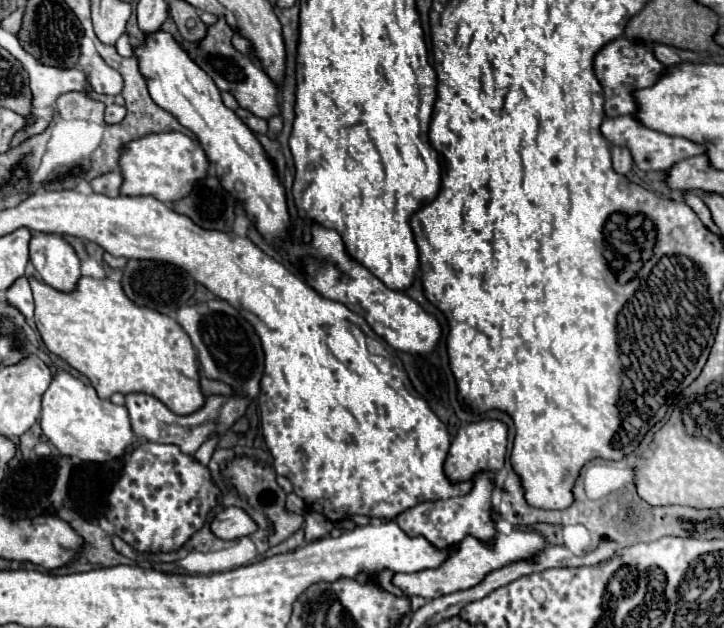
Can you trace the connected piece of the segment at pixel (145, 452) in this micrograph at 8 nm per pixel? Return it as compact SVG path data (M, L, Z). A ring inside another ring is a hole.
M144 442L126 458L120 480L114 484L108 502L106 518L114 522L116 534L122 540L140 552L170 552L180 548L196 530L200 530L208 512L220 502L220 490L210 482L208 468L196 462L194 456L182 454L178 446L172 444Z

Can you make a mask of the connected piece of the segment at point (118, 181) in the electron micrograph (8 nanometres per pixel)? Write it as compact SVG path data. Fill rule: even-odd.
M118 170L116 172L110 172L110 174L104 174L104 176L96 178L96 180L92 180L94 192L106 194L110 198L120 196L120 186L122 186L122 174Z

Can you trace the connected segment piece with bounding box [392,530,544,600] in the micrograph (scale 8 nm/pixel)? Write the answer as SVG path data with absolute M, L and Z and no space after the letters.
M514 530L512 534L496 534L494 544L484 544L472 536L466 536L462 542L454 544L454 554L450 554L450 558L446 558L446 562L442 562L442 566L434 568L434 570L422 570L416 574L394 574L392 584L398 586L406 596L422 596L426 600L430 598L440 598L444 594L456 592L456 590L466 590L476 586L488 572L502 568L510 562L516 560L524 560L530 558L534 554L538 554L544 548L544 538L538 532L522 532L522 530Z

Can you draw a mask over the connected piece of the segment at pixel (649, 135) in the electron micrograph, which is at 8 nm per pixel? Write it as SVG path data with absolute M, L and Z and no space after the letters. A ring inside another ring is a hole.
M622 116L622 118L604 118L602 126L600 126L602 136L612 144L612 146L626 146L632 152L632 158L636 162L636 166L640 170L668 170L672 164L690 158L690 156L698 156L704 152L702 146L686 140L686 138L674 138L656 130L650 130L646 126L642 126L634 116Z

